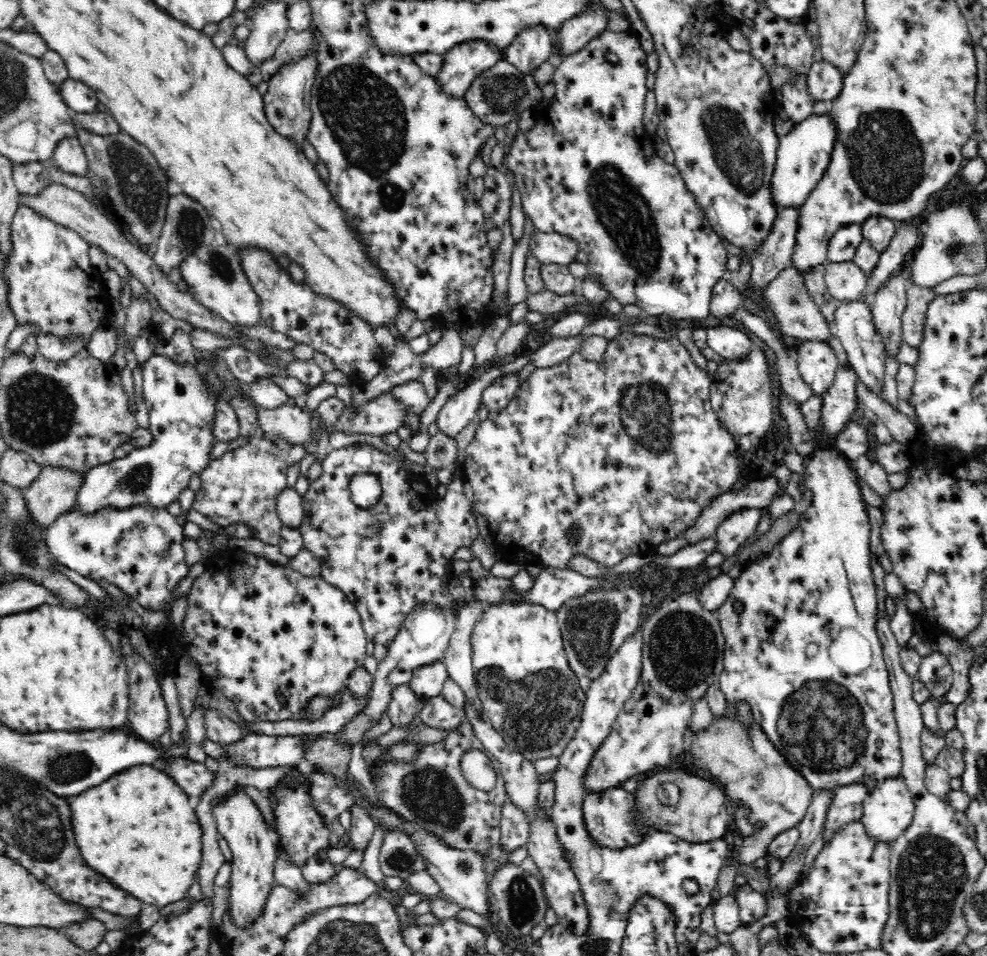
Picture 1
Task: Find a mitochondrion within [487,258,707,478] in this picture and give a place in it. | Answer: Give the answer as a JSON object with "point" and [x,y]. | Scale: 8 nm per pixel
{"point":[641,411]}

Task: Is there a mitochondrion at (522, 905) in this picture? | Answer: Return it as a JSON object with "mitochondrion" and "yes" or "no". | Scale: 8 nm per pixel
{"mitochondrion":"yes"}

